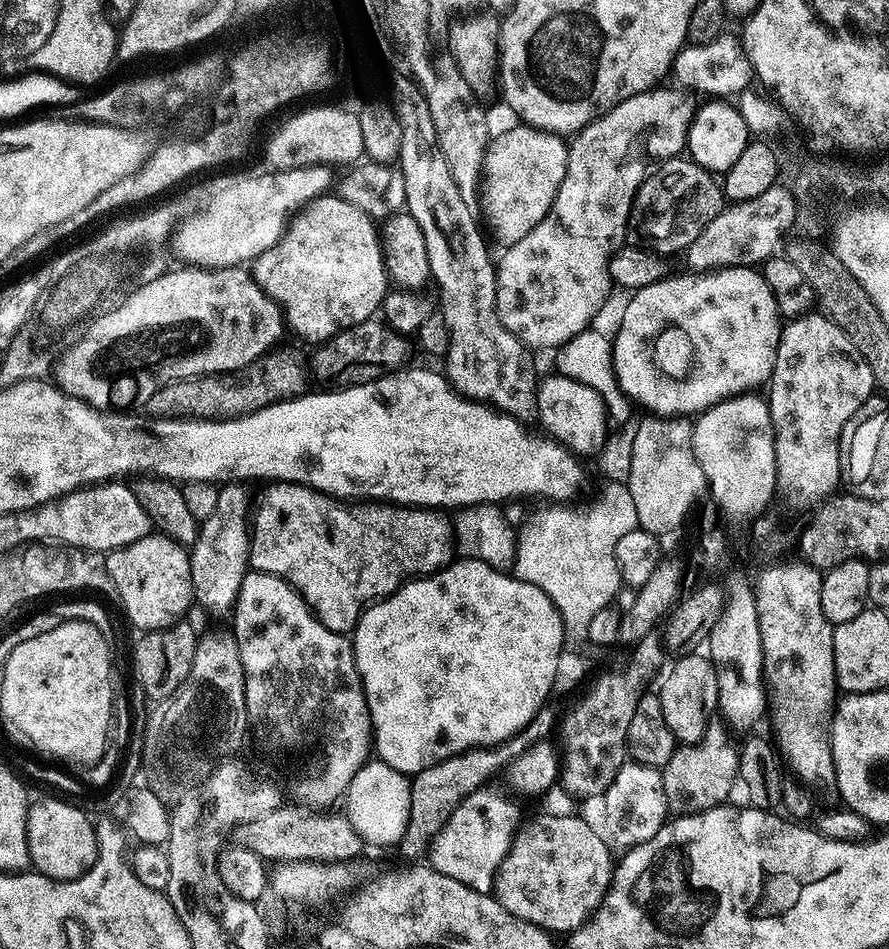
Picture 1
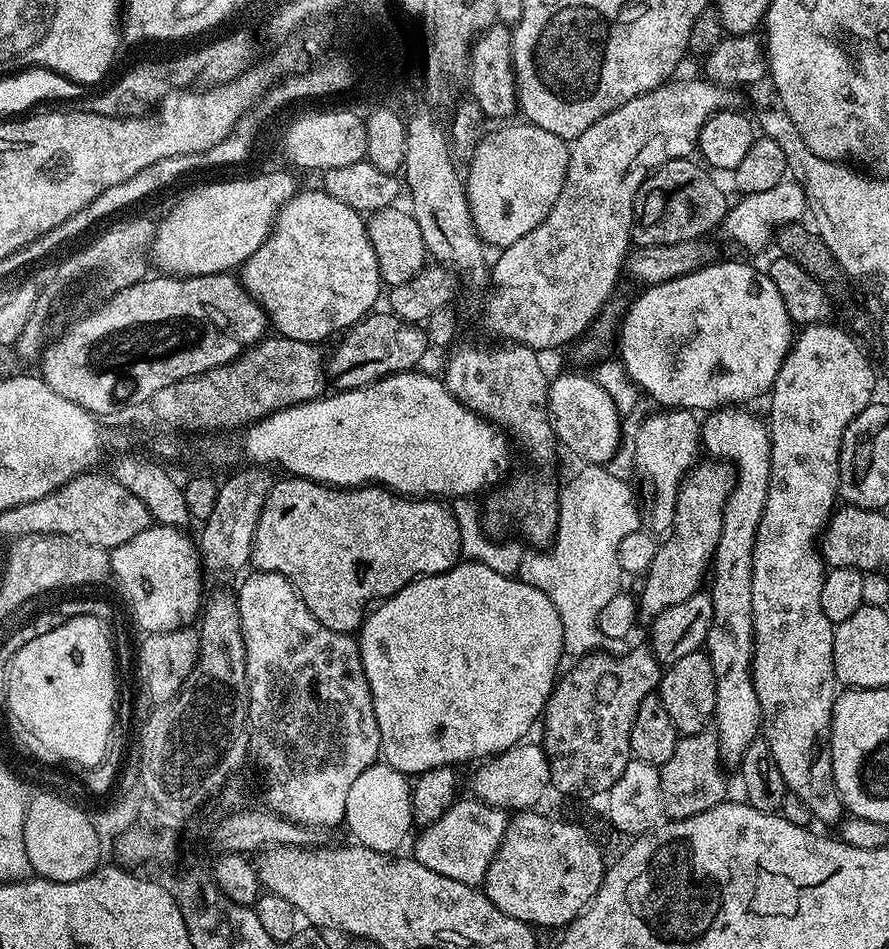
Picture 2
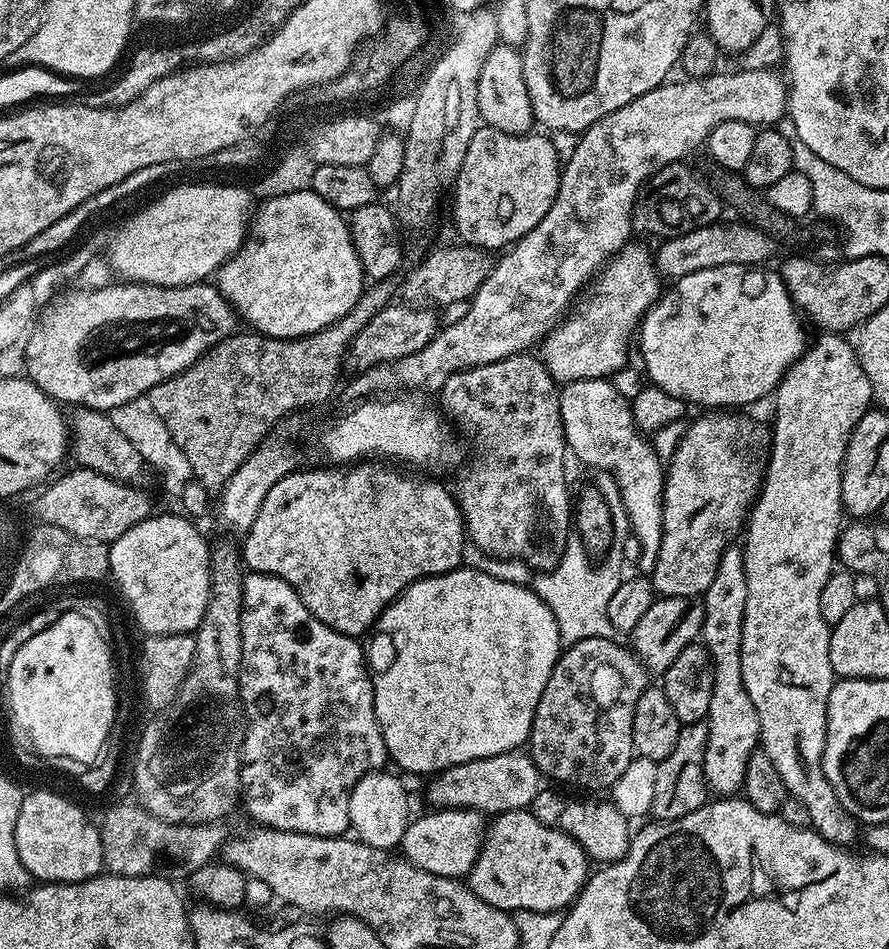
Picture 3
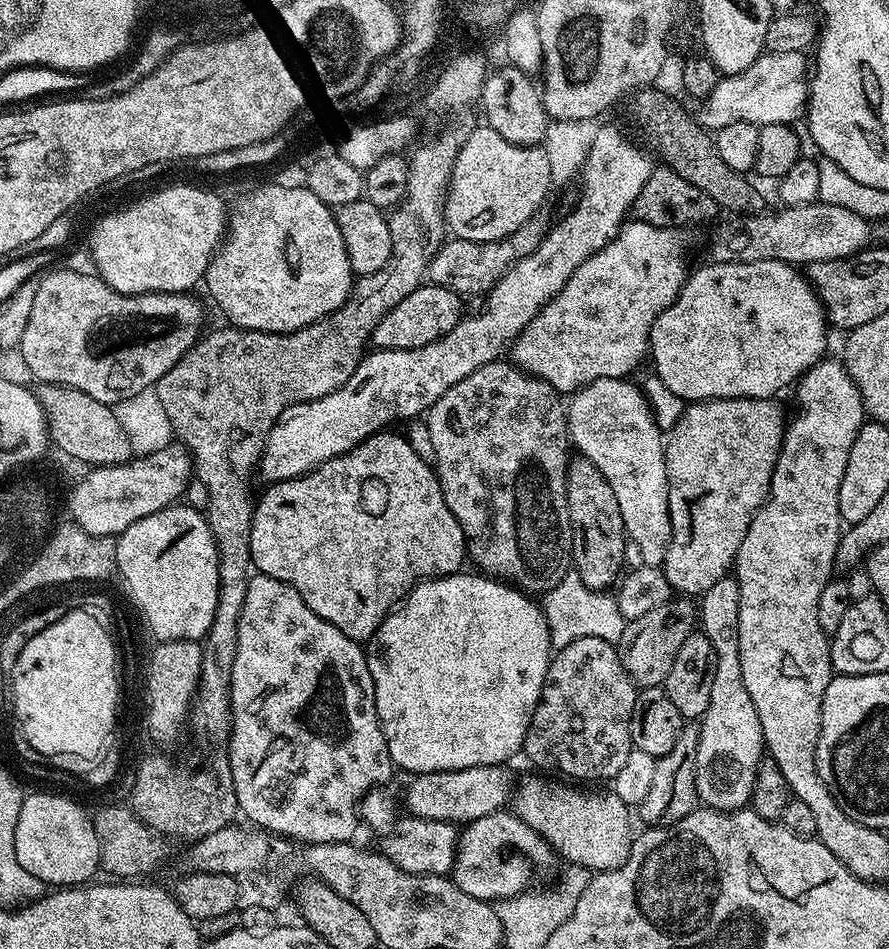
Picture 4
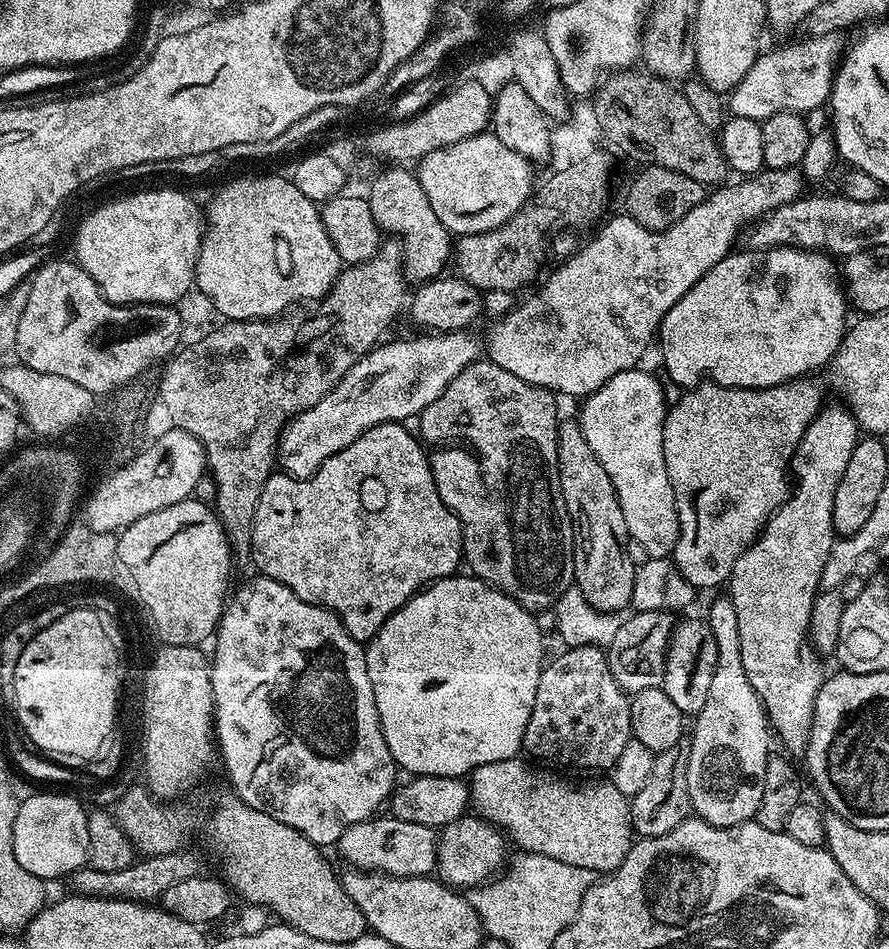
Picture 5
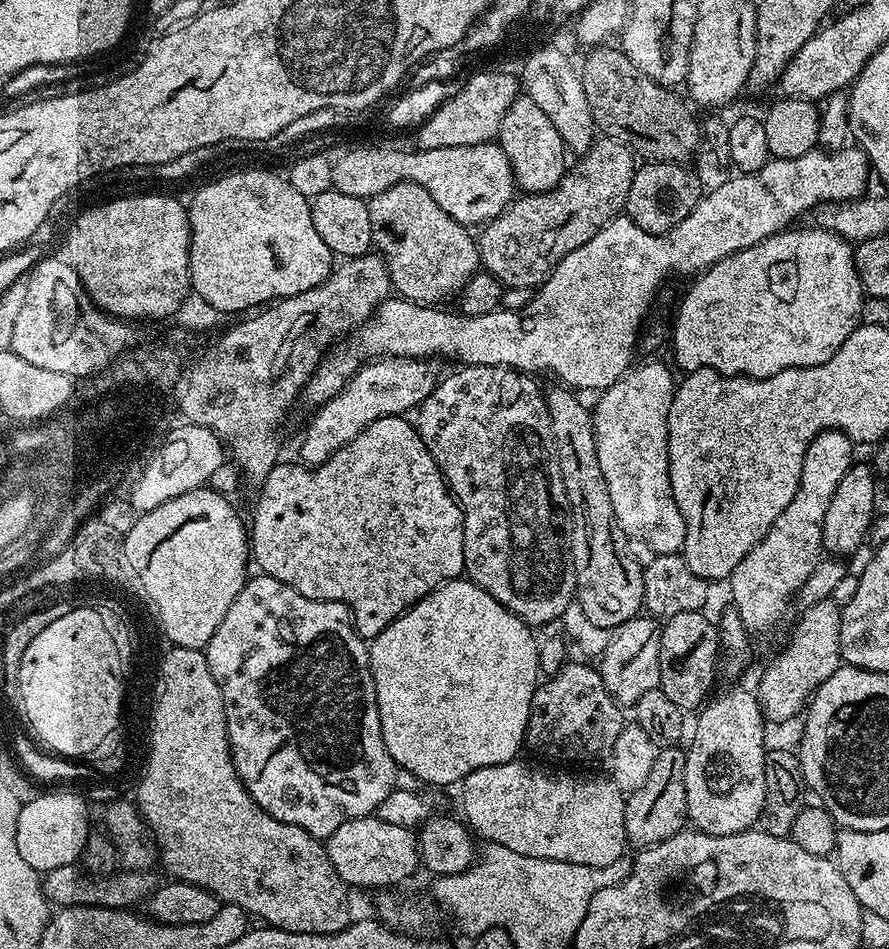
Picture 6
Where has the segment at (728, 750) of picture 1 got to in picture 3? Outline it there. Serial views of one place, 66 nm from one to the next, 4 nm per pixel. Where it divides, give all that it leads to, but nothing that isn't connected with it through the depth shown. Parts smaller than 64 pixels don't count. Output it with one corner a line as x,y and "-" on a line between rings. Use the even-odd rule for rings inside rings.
707,719
683,725
674,750
670,750
667,758
657,763
658,779
654,785
654,802
651,811
651,815
657,821
677,820
709,803
710,789
704,781
704,755
707,741

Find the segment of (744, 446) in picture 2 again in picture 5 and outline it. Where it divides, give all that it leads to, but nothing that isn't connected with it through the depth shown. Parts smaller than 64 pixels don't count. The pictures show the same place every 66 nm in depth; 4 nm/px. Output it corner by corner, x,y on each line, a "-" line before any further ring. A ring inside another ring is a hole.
721,594
716,601
708,608
708,616
706,615
706,623
710,626
710,630
714,634
714,642
718,642
718,666
714,670
714,679
710,682
710,691
706,697
706,706
702,706
700,712
695,713
693,722
690,724
690,747
688,749
688,789
690,790
690,802
692,803
692,812
699,819
710,822
714,826
738,826
745,824
747,820
755,817
758,810
758,802
762,802
762,790
766,786
766,762
770,755
768,749
768,732
770,736
770,721
766,713
764,713
764,703
760,700
760,695
754,690
754,686
750,686
750,682
746,678
746,670
742,666
742,642
738,638
738,614
734,614
734,602
727,595

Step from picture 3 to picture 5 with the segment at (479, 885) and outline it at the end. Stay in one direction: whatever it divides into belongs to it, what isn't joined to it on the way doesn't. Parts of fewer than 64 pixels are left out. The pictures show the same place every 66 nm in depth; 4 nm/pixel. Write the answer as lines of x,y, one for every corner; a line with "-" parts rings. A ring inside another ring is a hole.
475,814
459,816
445,828
439,829
435,875
457,890
471,890
495,877
505,867
504,855
508,852
507,847
509,845
504,833
493,828
487,820
481,820

